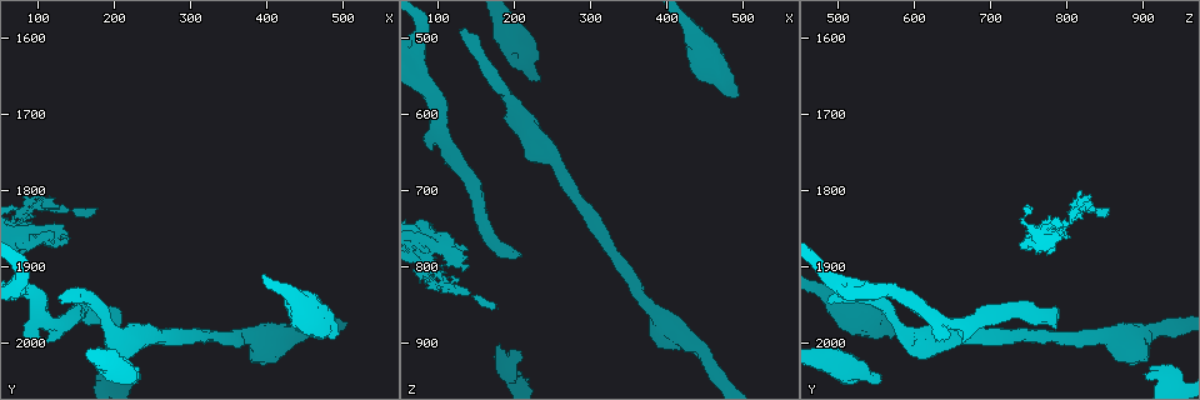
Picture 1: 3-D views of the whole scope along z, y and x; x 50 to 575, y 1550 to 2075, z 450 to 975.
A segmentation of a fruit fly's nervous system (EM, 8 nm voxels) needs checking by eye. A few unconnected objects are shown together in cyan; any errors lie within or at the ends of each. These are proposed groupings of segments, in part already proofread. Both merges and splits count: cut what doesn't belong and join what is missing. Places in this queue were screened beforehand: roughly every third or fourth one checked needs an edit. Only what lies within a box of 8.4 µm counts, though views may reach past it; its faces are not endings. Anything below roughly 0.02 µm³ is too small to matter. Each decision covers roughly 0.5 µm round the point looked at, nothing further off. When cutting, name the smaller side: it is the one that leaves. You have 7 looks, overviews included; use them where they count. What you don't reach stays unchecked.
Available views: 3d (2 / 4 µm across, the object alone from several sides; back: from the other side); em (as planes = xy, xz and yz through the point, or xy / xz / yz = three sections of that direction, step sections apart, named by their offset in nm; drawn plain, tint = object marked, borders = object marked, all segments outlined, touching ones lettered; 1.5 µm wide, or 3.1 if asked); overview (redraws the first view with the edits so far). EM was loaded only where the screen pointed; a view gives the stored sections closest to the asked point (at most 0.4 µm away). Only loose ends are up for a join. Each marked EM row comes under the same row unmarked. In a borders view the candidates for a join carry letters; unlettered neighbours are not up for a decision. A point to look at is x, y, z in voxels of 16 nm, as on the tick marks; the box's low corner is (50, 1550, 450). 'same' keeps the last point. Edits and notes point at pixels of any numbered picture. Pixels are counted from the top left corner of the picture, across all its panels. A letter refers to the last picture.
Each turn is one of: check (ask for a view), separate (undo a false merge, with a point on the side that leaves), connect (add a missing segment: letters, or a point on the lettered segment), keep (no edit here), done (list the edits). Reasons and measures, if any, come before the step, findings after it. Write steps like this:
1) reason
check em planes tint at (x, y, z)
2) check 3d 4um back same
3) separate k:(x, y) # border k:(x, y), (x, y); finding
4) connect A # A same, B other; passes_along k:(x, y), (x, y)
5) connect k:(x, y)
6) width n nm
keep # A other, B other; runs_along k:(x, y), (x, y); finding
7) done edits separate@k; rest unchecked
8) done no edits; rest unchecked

thick turns thin
check em planes tint at (390, 1990, 865)

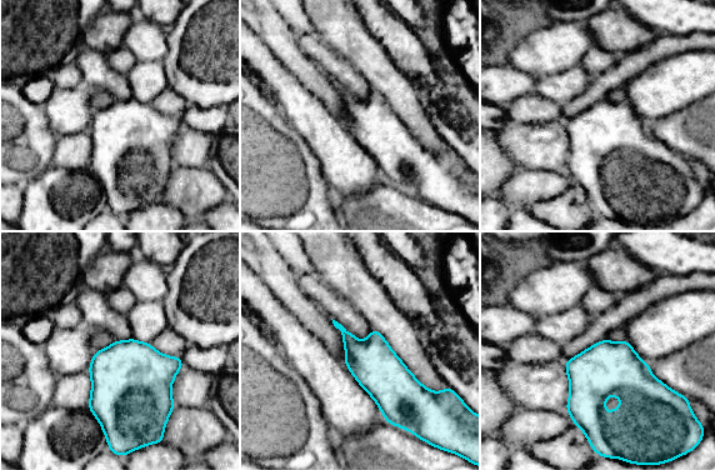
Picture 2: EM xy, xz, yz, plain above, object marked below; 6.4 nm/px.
check em planes borders same

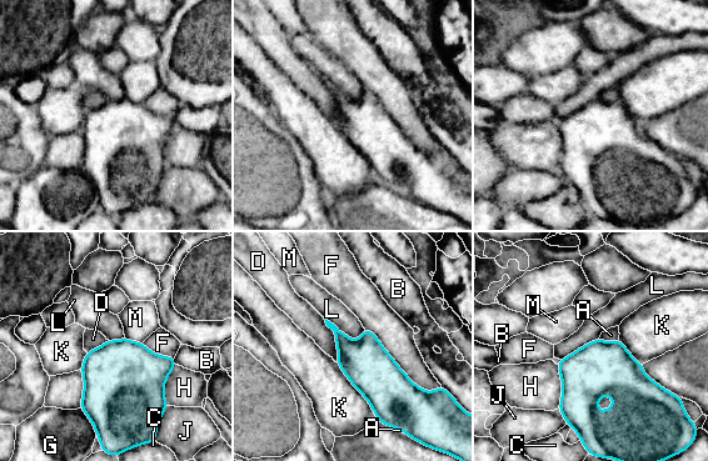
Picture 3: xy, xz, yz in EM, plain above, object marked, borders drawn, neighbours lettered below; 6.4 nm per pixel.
keep # A other, B other, C other, D other, F other, G other, H other, J other, K other, L other, M other; all the same cell

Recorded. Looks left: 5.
long arm stops here
check em planes borders at (130, 1950, 490)

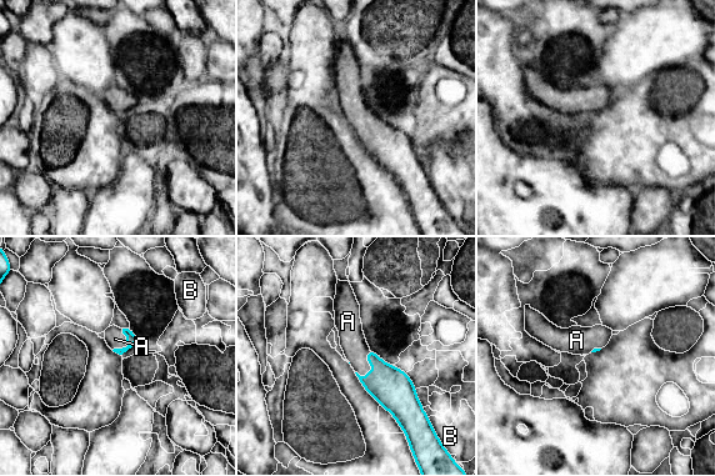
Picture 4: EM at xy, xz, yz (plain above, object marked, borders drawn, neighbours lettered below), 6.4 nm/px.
connect 4:(353, 341) # A same, B other; passes_along 4:(393, 389), (373, 362), (353, 341); it goes on there

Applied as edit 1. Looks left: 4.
check em xz step 4 borders at (205, 1995, 600)

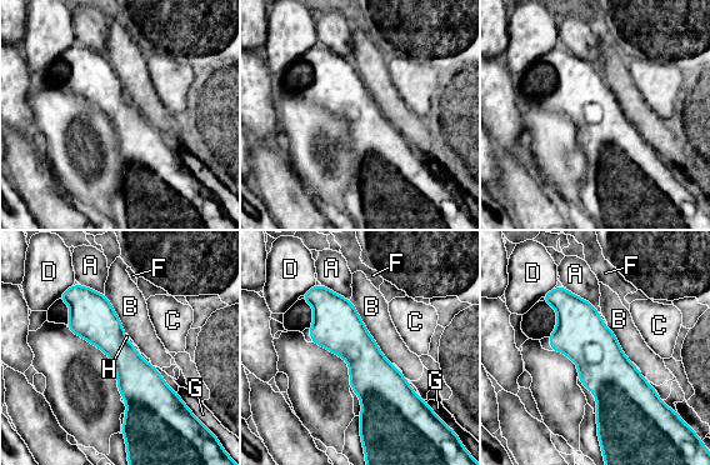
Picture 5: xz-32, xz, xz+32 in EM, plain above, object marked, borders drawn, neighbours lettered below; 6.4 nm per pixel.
keep # A other, B other, C other, D other, F other, G other, H other; border 5:(566, 288), (588, 300), (599, 311); one cell here

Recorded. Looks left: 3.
done edits connect@4; rest unchecked

